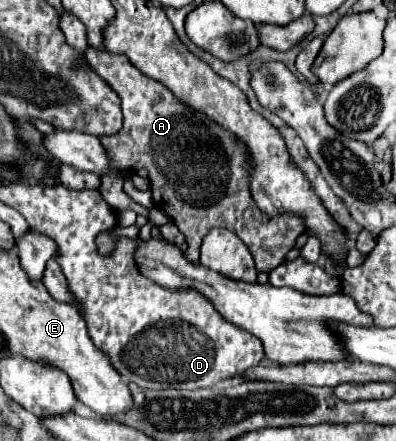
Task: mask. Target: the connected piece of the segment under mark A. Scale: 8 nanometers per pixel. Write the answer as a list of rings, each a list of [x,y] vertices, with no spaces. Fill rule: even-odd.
[[[88,45],[84,59],[122,99],[122,113],[124,113],[122,129],[116,135],[98,137],[102,147],[106,149],[106,153],[110,157],[110,167],[112,169],[116,169],[116,167],[118,169],[148,169],[152,201],[186,235],[188,259],[192,259],[192,263],[198,263],[202,239],[208,235],[210,229],[222,227],[222,229],[236,233],[246,243],[246,247],[250,249],[250,253],[256,261],[256,271],[270,273],[274,267],[284,263],[286,253],[296,245],[296,239],[306,231],[306,225],[304,225],[304,219],[300,215],[284,213],[284,215],[268,217],[266,213],[262,213],[258,209],[258,205],[250,193],[252,161],[248,157],[246,145],[240,143],[236,139],[236,135],[226,131],[222,125],[212,121],[202,111],[196,113],[196,109],[182,103],[168,87],[164,87],[162,83],[140,73],[130,63],[128,57]]]

